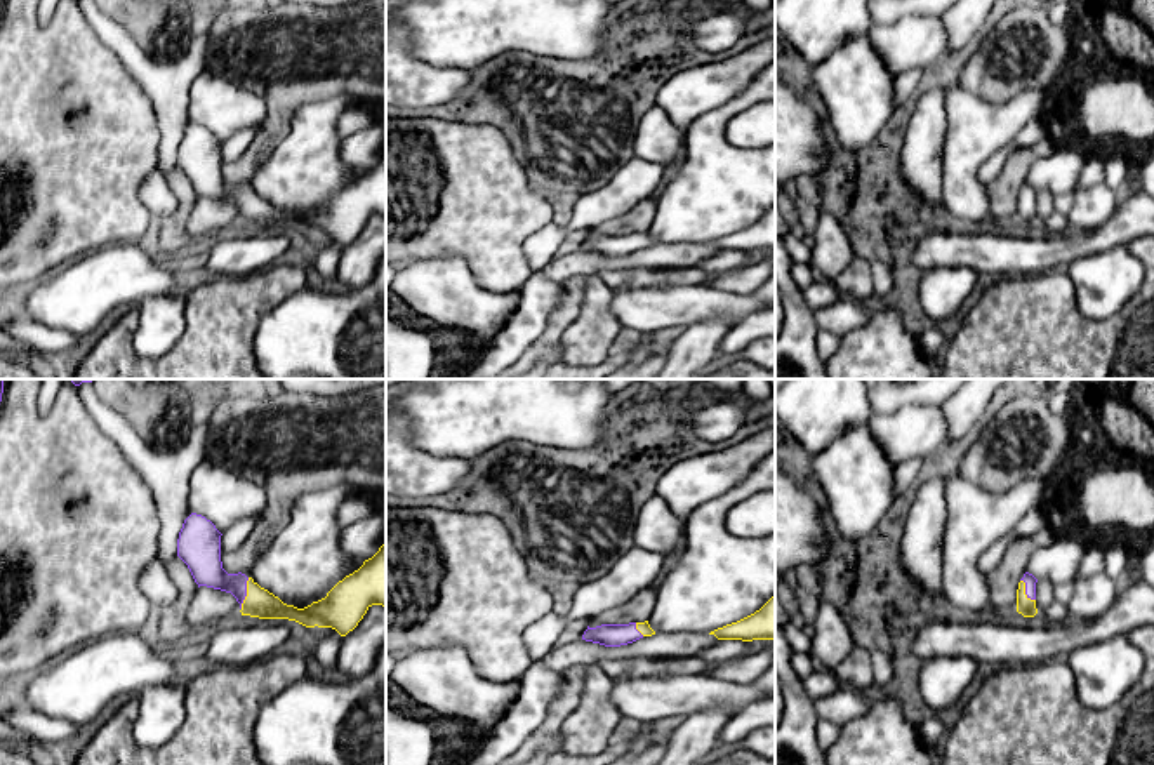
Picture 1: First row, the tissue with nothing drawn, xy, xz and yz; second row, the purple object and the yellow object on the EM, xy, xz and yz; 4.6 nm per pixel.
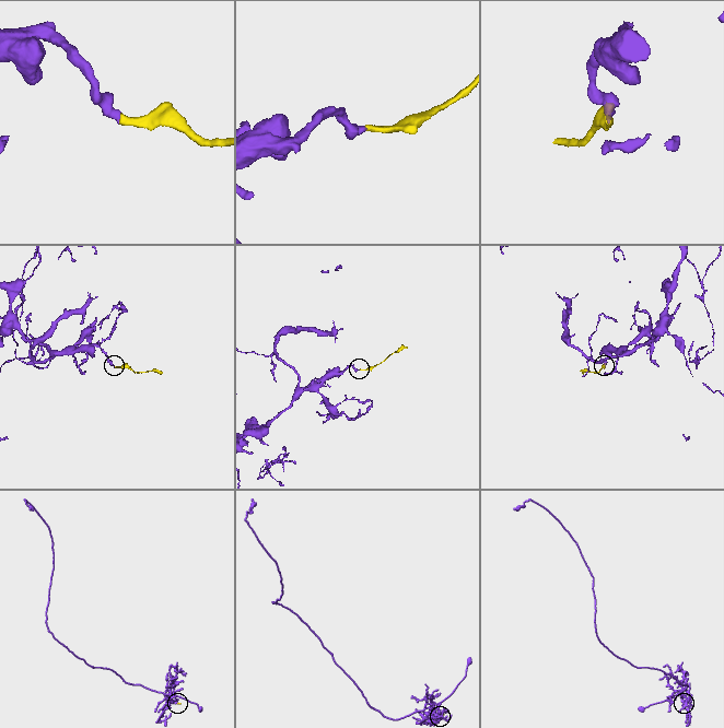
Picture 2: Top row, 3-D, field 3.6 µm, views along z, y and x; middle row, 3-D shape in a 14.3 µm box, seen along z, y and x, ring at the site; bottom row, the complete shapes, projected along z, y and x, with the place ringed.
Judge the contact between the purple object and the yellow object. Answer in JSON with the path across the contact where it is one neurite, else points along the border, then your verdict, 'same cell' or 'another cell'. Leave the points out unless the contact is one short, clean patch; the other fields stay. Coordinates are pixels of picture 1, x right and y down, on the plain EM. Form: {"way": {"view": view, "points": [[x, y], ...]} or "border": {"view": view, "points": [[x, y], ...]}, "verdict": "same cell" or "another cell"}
{"way": {"view": "xy", "points": [[204, 169], [245, 204], [259, 212]]}, "verdict": "same cell"}

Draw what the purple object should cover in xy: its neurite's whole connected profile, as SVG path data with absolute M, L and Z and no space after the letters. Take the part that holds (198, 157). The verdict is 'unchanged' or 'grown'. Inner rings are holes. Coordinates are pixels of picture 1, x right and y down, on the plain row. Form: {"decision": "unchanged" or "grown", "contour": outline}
{"decision": "grown", "contour": "M191 123L179 143L177 167L200 196L231 203L242 226L288 230L306 238L332 238L341 247L353 242L372 216L386 217L386 153L325 209L304 219L283 214L245 184L228 184L221 172L221 143L202 125Z"}

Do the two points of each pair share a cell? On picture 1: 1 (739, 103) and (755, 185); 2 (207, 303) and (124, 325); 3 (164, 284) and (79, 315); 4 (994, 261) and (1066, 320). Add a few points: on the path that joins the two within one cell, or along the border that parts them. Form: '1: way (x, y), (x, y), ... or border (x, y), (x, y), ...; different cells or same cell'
1: way (718, 124), (718, 148), (734, 164); same cell
2: way (198, 336), (174, 360), (134, 359); same cell
3: way (143, 284), (110, 284), (99, 294); same cell
4: border (1052, 268), (1041, 273), (1000, 275), (996, 279); different cells

